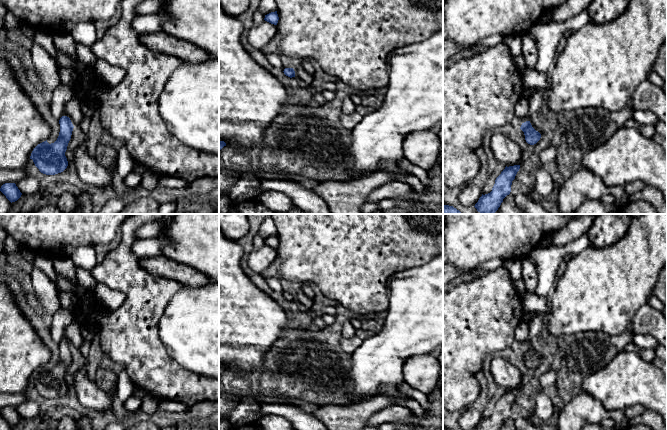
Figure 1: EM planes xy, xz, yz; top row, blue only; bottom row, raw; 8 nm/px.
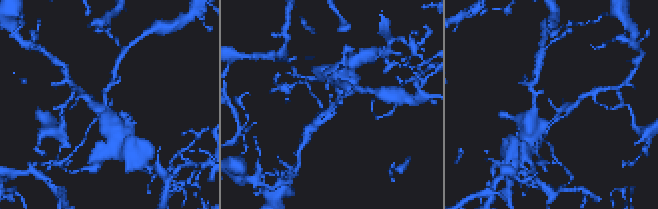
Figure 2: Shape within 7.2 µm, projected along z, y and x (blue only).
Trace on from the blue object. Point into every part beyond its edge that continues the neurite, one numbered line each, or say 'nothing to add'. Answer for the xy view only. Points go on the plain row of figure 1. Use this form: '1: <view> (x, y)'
nothing to add

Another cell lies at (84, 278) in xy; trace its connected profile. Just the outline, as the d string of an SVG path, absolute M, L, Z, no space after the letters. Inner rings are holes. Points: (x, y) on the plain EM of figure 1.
M76 267L76 279L77 283L88 290L93 290L97 281L92 277L89 271Z

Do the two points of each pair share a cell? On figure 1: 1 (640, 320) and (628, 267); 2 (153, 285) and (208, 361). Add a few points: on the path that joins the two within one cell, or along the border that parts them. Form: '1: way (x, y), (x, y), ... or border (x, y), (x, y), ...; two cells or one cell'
1: border (647, 301), (636, 311), (631, 323); two cells
2: border (183, 287), (167, 304), (158, 326); two cells

